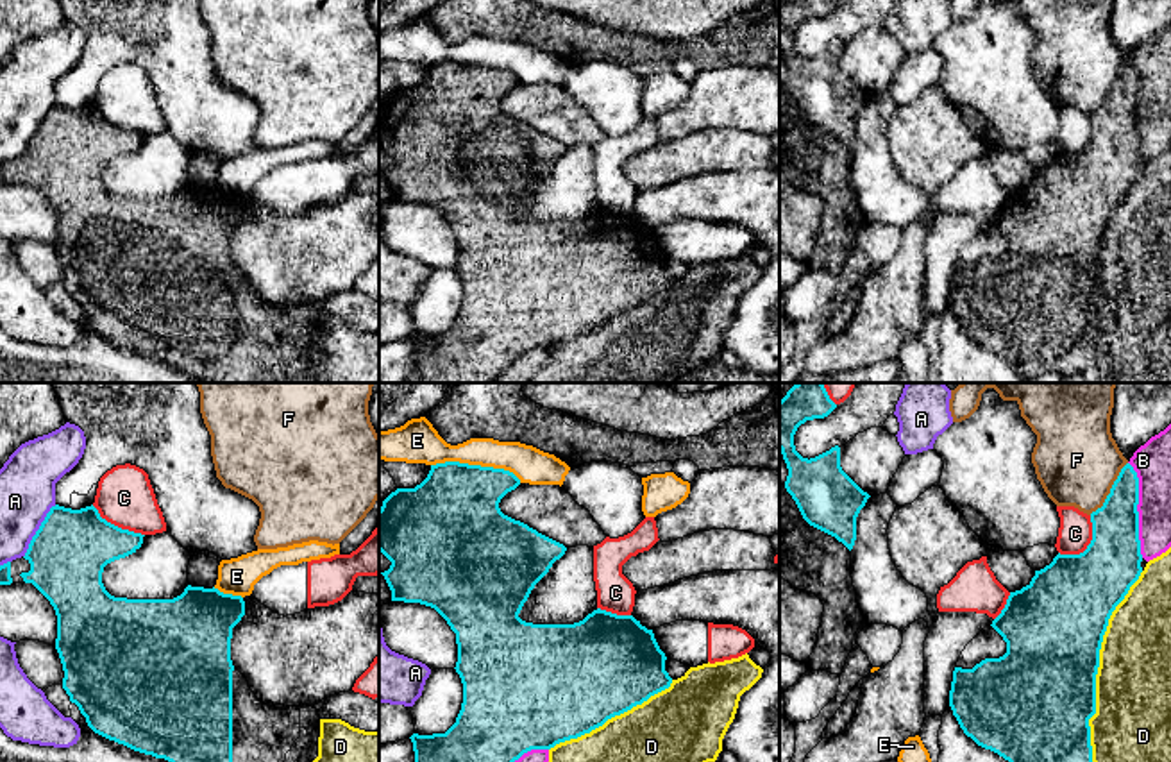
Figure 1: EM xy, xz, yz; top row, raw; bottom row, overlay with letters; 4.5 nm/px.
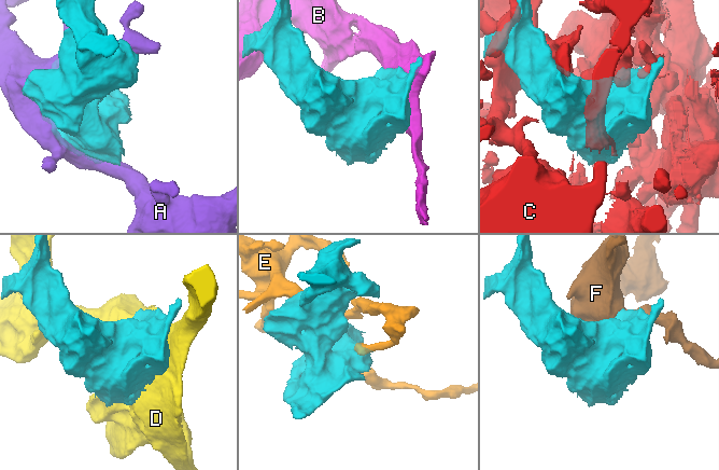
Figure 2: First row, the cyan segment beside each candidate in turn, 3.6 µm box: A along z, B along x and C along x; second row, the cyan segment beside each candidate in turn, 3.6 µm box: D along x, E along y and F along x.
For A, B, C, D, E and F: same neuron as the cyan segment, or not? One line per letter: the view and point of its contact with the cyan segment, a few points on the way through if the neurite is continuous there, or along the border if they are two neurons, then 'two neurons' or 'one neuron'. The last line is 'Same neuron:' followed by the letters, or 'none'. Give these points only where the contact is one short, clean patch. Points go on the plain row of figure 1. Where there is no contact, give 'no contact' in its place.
A: contact xy (38, 129); two neurons
B: contact yz (1136, 110); two neurons
C: contact yz (1089, 143); two neurons
D: contact yz (1098, 265); two neurons
E: contact xz (476, 65); two neurons
F: contact yz (1111, 90); two neurons
Same neuron: none

